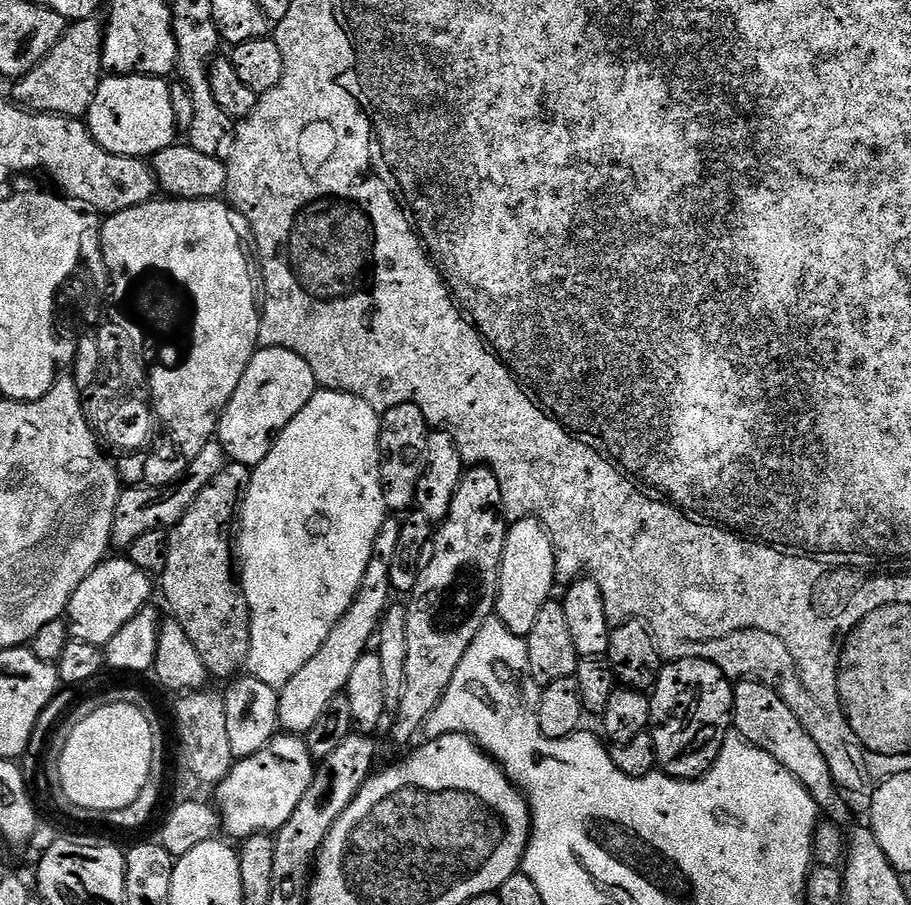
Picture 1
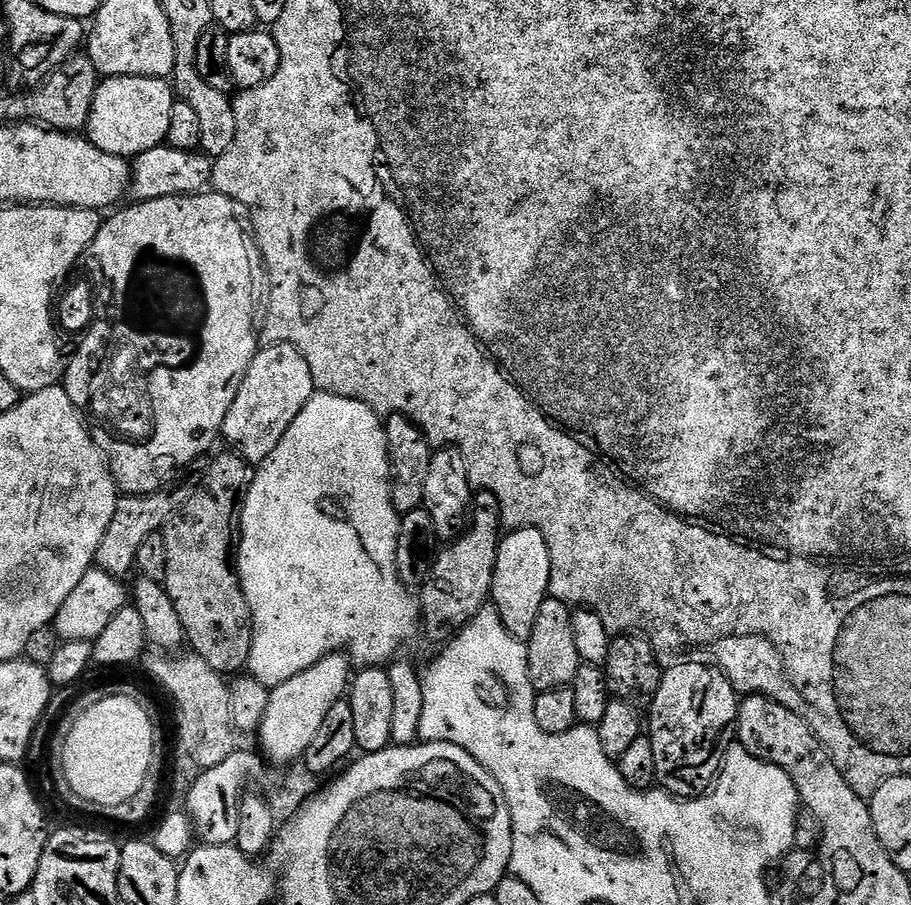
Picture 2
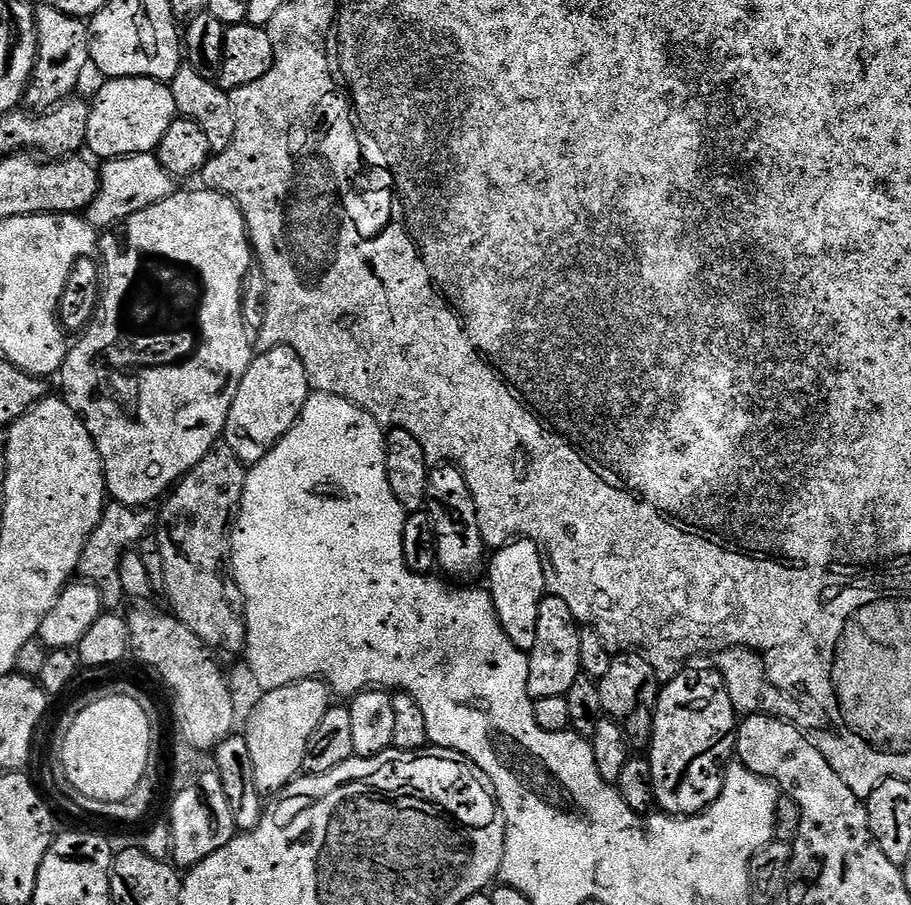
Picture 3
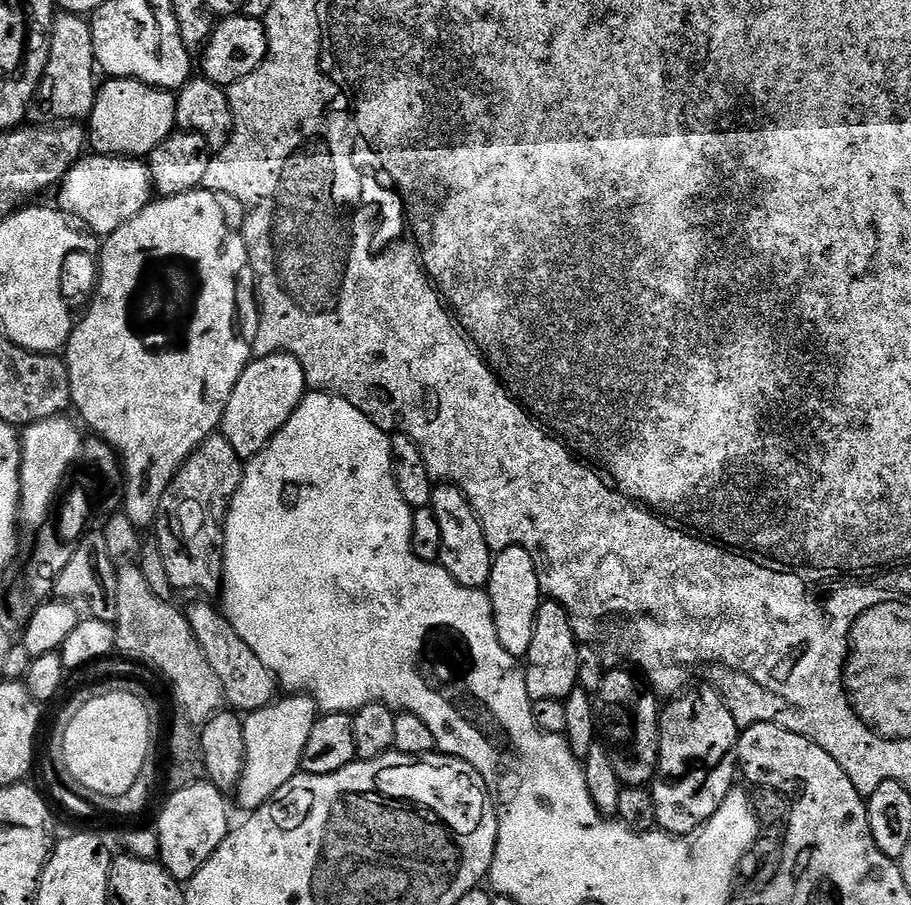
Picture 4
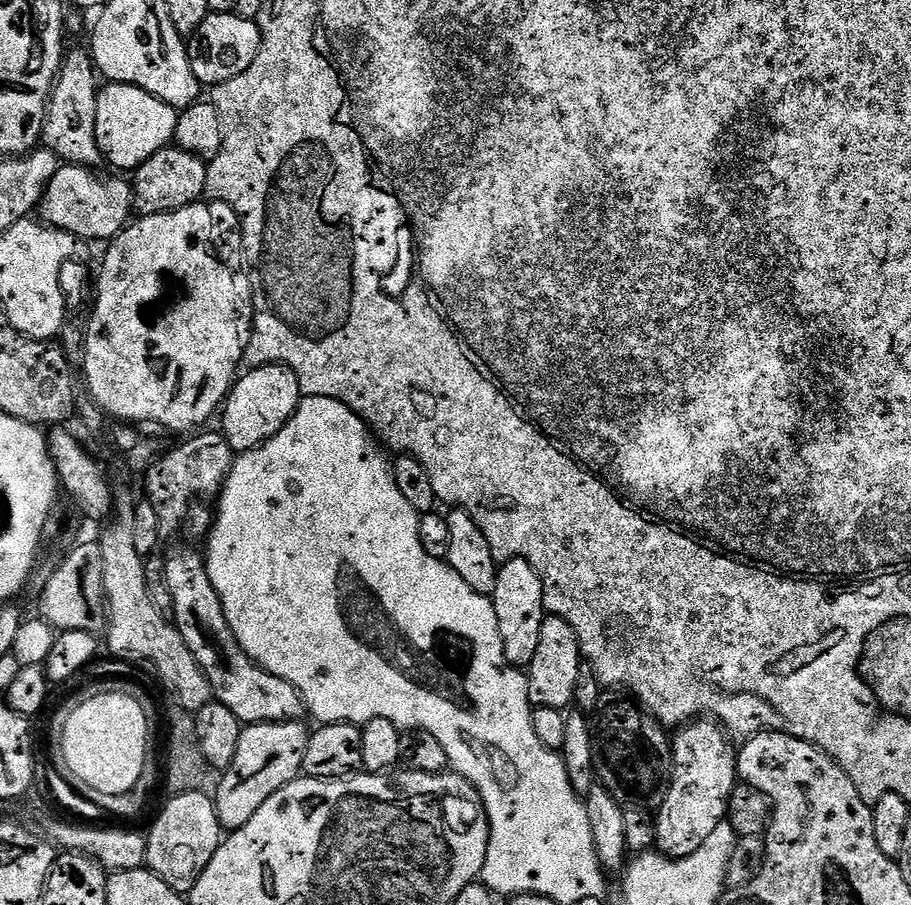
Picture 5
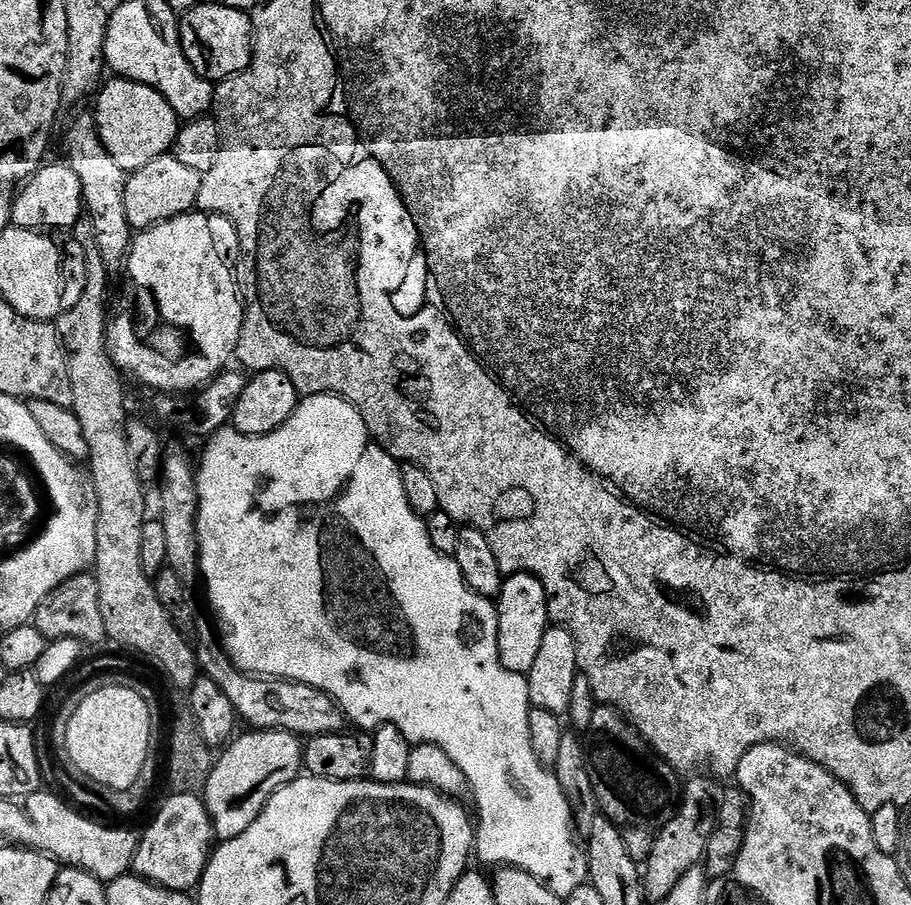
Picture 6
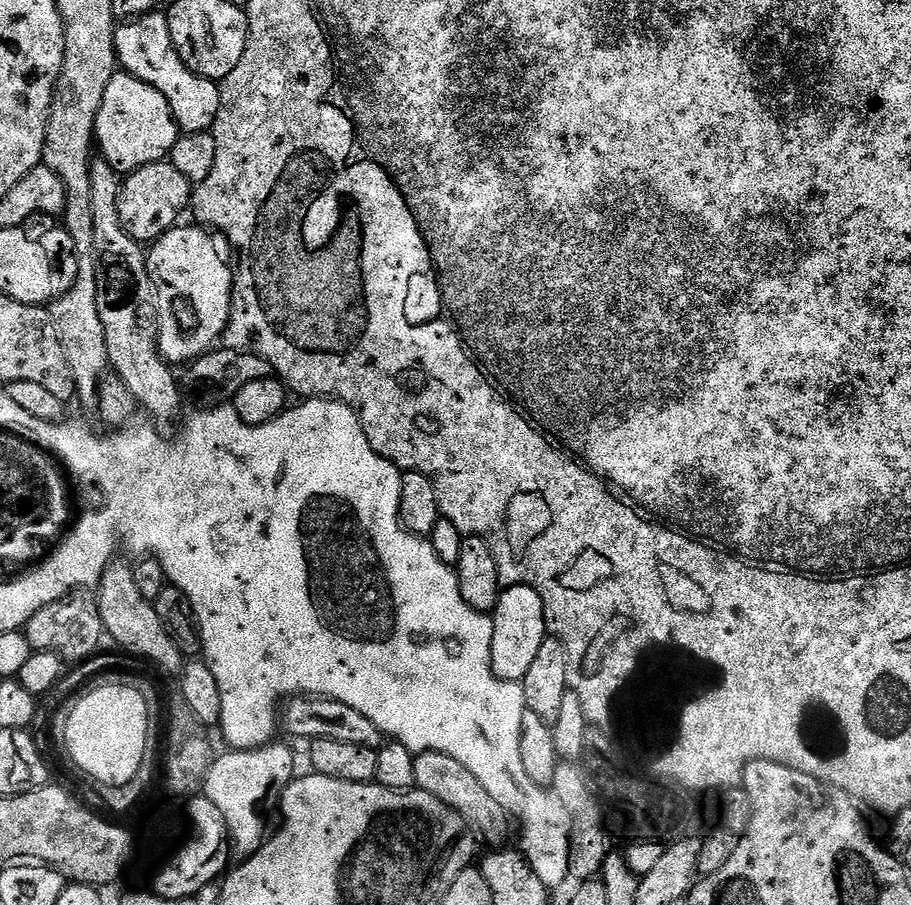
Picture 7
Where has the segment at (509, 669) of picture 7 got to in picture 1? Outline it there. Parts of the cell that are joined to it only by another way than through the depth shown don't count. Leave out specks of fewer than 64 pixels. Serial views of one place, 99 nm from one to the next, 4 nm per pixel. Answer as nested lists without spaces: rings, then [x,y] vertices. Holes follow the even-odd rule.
[[[535,518],[515,521],[509,527],[504,543],[495,615],[514,634],[528,637],[530,630],[534,630],[534,622],[538,619],[542,606],[546,606],[553,595],[552,588],[554,589],[555,584],[554,550],[544,525]]]

